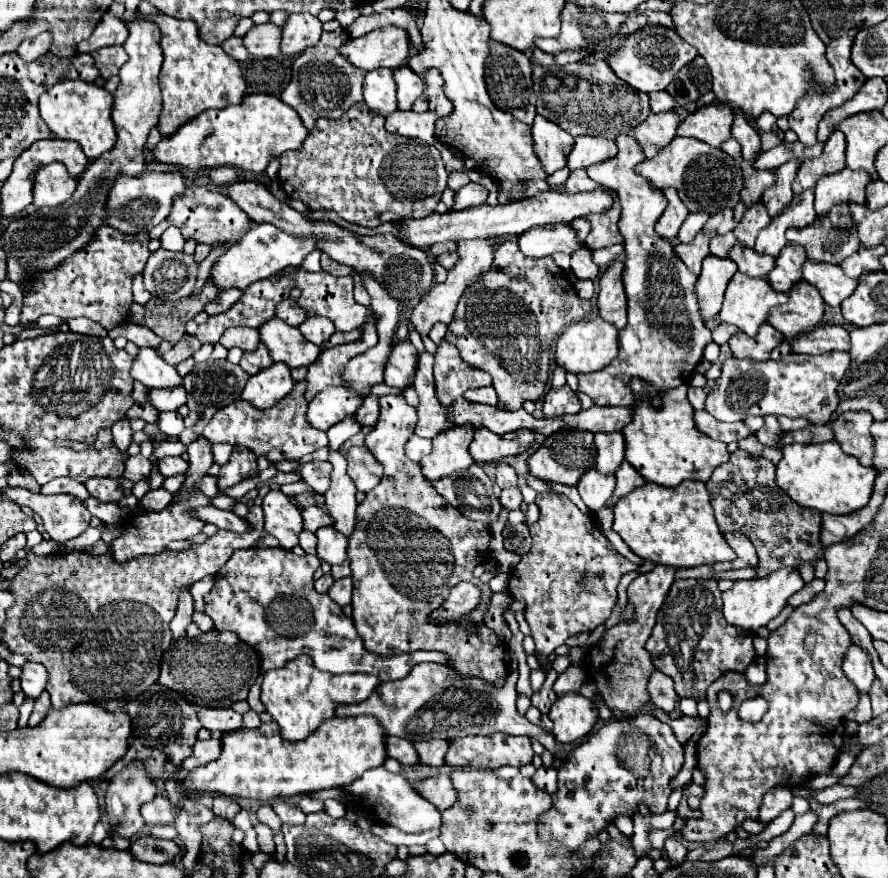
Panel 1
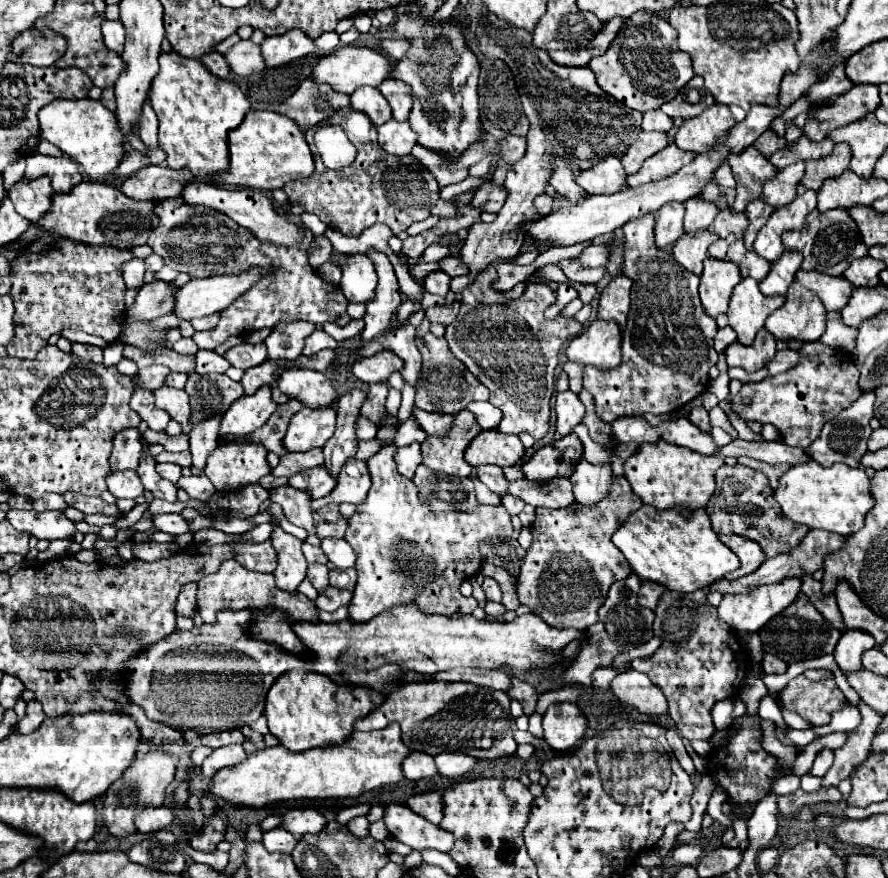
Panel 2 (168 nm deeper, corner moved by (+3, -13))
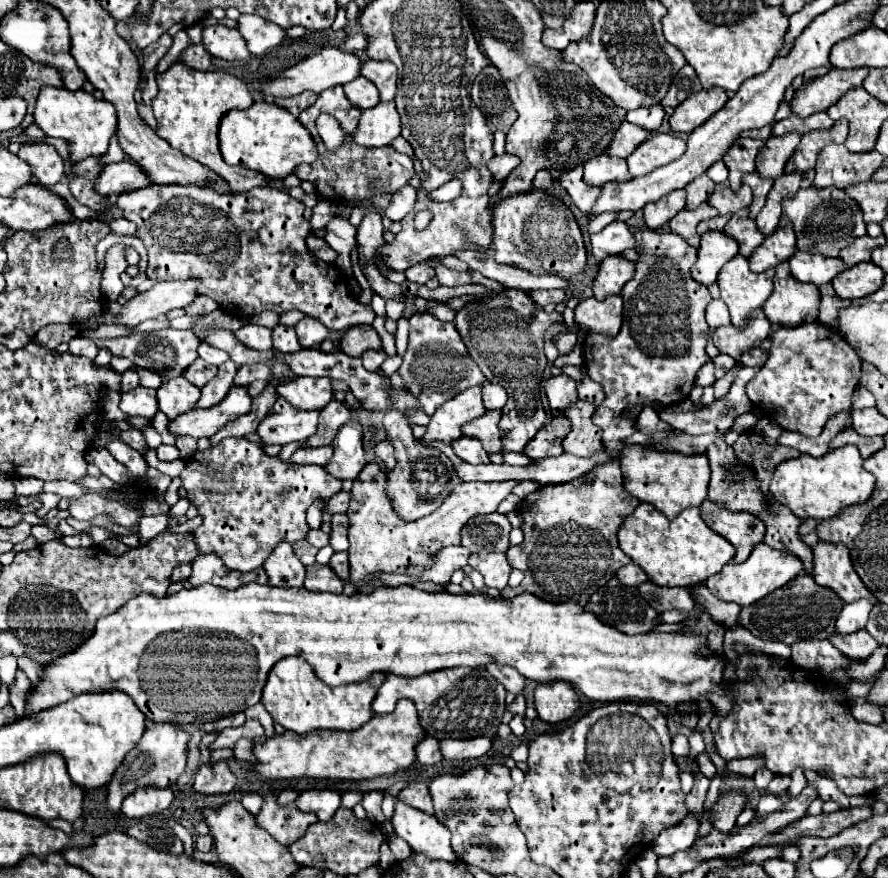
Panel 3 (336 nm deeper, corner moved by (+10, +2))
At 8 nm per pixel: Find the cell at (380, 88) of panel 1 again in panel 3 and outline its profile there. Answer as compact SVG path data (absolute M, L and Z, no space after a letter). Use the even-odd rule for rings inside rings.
M357 76L349 84L345 84L343 88L345 88L349 102L353 106L357 106L359 110L367 110L367 108L373 108L379 104L379 92L377 92L375 84L365 80L363 76Z

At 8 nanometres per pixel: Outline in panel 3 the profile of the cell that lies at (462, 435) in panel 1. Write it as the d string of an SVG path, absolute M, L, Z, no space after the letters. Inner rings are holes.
M473 386L465 392L459 392L449 402L441 404L437 412L431 416L431 422L427 426L427 432L423 436L423 442L445 442L451 444L461 436L461 426L477 416L483 416L487 410L481 400L481 388Z

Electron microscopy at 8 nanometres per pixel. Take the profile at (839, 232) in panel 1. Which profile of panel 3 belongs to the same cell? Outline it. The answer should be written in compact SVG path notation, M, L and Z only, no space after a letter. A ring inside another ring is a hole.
M805 188L797 192L797 196L783 202L783 214L789 216L795 226L799 250L815 250L825 256L837 256L849 242L865 236L865 222L859 204L839 188Z

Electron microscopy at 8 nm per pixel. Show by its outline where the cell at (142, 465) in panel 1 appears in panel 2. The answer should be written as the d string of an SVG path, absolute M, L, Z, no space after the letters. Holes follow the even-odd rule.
M114 471L108 475L106 483L108 491L118 499L136 499L144 491L136 471Z

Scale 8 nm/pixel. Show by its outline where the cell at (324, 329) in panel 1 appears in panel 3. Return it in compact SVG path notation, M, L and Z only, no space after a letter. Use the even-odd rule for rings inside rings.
M311 316L299 320L295 324L295 332L303 348L317 348L329 336L329 330L319 320L313 320Z

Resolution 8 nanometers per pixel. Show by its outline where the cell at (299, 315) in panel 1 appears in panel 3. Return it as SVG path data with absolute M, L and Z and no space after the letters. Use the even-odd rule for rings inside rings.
M275 326L273 328L273 348L277 352L297 352L301 350L301 344L297 340L297 334L289 326Z

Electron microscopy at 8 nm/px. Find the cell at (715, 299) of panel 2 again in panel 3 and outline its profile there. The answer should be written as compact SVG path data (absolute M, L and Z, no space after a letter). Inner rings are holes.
M707 232L701 236L697 262L691 268L693 280L711 286L717 282L717 274L731 258L739 254L739 244L723 232Z

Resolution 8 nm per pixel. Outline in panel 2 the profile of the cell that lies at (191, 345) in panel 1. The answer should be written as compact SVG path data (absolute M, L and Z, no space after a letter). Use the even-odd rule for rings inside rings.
M150 365L150 367L144 367L138 371L140 373L140 379L142 379L142 385L148 389L148 391L154 391L158 387L164 385L164 379L166 375L170 373L168 367L164 365Z

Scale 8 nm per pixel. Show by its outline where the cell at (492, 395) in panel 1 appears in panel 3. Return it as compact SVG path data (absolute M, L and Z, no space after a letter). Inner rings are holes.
M485 382L485 386L483 386L483 402L485 402L487 410L503 408L505 402L507 402L505 388L501 388L501 384L489 384L489 382Z

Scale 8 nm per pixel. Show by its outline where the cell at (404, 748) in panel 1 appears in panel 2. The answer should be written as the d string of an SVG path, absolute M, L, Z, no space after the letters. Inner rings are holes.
M412 751L412 753L404 759L404 763L402 763L402 771L404 771L404 777L406 777L406 779L418 781L418 779L434 777L434 775L436 775L436 765L434 765L434 761L432 761L430 755Z

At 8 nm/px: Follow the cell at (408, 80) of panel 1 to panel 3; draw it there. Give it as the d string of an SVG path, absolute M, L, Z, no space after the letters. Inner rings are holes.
M365 60L361 66L361 74L371 80L381 96L381 102L389 102L395 98L397 92L397 68L389 62Z

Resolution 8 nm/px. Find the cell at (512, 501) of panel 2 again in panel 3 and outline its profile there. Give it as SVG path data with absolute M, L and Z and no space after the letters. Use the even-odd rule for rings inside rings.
M527 480L527 482L519 482L519 484L513 488L513 494L517 494L519 498L525 498L525 496L529 496L531 492L535 492L535 490L539 490L539 488L541 488L539 484Z

